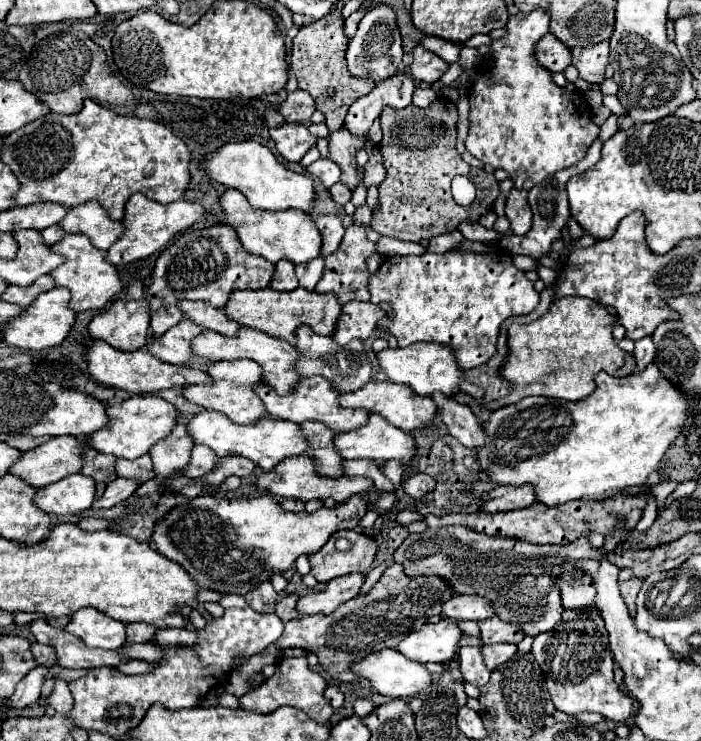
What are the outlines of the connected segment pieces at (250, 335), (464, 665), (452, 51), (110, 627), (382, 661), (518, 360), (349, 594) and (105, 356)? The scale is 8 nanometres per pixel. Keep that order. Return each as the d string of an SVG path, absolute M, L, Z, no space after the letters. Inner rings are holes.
M241 327L237 337L225 337L221 333L209 331L205 329L201 335L197 335L193 339L193 351L209 361L235 361L235 359L253 359L263 367L263 381L273 387L279 395L289 395L297 389L297 383L301 381L301 377L297 375L297 361L299 361L299 351L295 347L291 347L287 341L271 337L263 331L257 329L249 329L249 327Z
M475 645L475 647L463 647L459 651L459 659L461 659L461 673L463 679L473 683L475 687L481 687L489 681L491 671L487 669L485 661L483 661L483 653L481 653L483 645Z
M423 35L419 41L427 51L433 51L435 55L439 55L441 59L445 59L447 63L455 63L459 57L459 45L451 43L447 39L441 37L433 37L433 35Z
M93 607L79 609L65 629L81 637L87 647L119 649L125 643L125 623L115 621Z
M381 649L381 651L367 655L361 663L353 665L353 671L359 677L365 677L371 681L371 691L387 695L391 699L403 699L403 701L415 699L421 691L429 689L433 683L433 675L425 669L425 665L405 657L403 653L399 653L395 649Z
M561 297L555 299L549 307L549 311L539 317L537 321L529 325L511 325L509 327L509 357L501 369L503 377L517 385L529 385L529 383L541 383L543 395L563 399L563 401L579 401L589 397L595 389L595 375L599 371L607 371L609 375L623 377L627 373L635 371L635 357L621 347L617 347L613 339L613 327L619 321L617 315L609 313L609 309L593 299L585 297Z
M345 575L343 579L333 579L321 591L299 597L297 611L301 615L317 615L317 613L327 615L335 611L341 603L353 599L361 589L363 579L365 579L363 575Z
M93 341L93 345L87 349L87 363L89 363L89 373L103 385L113 387L113 389L123 389L129 393L157 393L173 387L185 387L185 385L203 385L211 383L211 375L205 371L193 369L193 367L177 367L177 365L167 365L165 361L157 359L151 355L147 349L145 351L135 351L135 353L123 353L113 349L105 341Z

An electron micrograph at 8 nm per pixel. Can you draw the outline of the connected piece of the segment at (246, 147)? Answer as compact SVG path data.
M253 141L227 143L227 145L219 147L215 153L211 153L205 159L203 167L213 181L217 181L225 187L239 189L255 209L311 211L315 197L317 197L315 187L313 187L313 179L309 175L289 171L281 161L275 159L271 149L263 143L253 143Z

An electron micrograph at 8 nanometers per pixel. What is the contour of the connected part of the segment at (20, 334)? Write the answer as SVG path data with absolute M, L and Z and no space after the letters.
M55 287L39 295L35 299L35 305L31 305L29 309L25 309L23 315L19 315L17 319L5 325L3 339L9 345L15 345L19 349L29 349L29 351L41 351L45 347L59 345L69 335L75 323L75 311L69 309L69 299L71 299L71 293L67 291L67 287Z

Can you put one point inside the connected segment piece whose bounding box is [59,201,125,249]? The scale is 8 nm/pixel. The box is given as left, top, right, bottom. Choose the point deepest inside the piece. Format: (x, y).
(91, 219)

